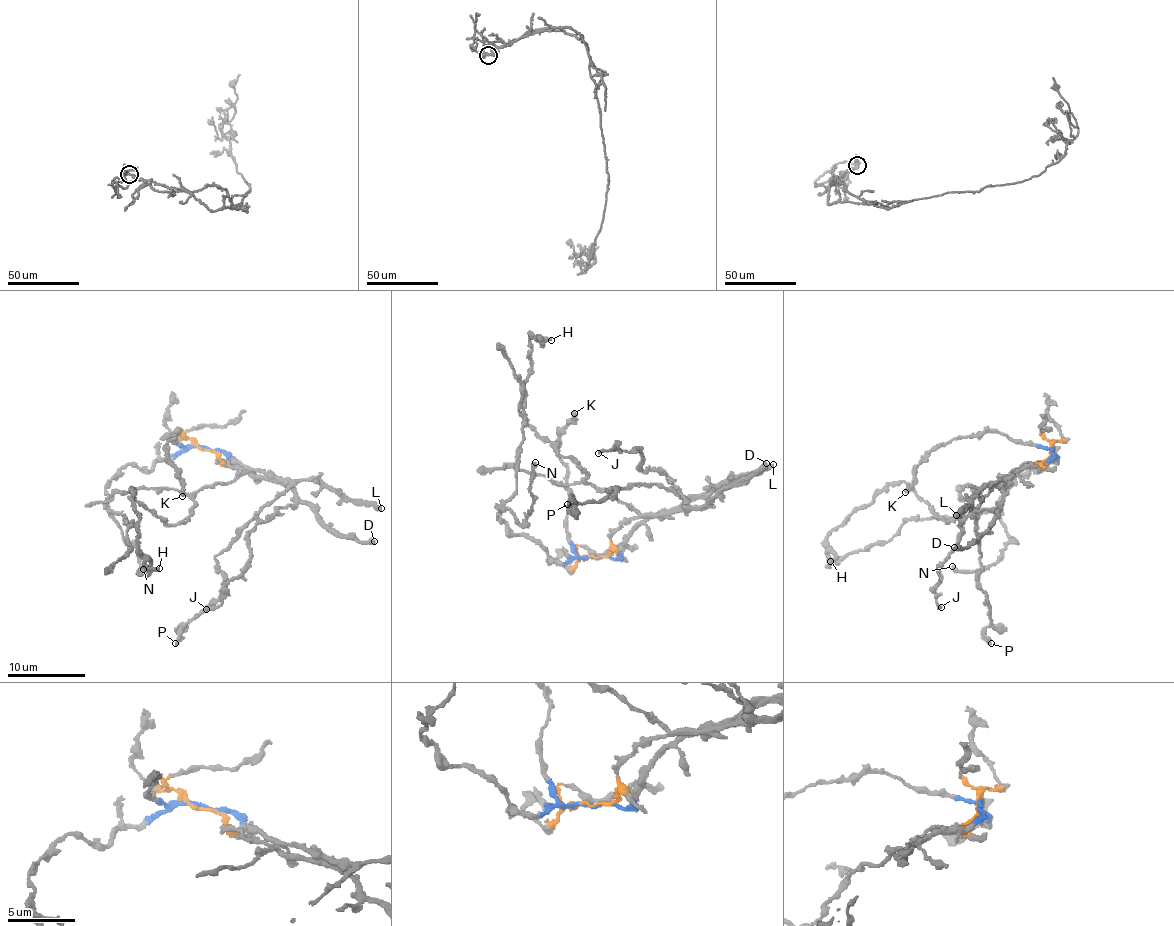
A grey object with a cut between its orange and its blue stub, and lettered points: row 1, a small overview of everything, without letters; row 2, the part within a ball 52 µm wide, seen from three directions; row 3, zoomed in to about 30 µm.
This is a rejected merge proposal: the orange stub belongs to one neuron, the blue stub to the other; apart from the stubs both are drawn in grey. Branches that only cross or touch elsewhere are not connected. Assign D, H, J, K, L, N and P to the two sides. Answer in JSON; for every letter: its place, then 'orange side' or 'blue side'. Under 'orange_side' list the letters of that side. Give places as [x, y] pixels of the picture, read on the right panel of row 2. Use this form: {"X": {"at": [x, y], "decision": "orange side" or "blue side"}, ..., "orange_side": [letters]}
{"D": {"at": [954, 547], "decision": "orange side"}, "H": {"at": [830, 561], "decision": "orange side"}, "J": {"at": [941, 607], "decision": "orange side"}, "K": {"at": [905, 492], "decision": "blue side"}, "L": {"at": [956, 515], "decision": "blue side"}, "N": {"at": [952, 566], "decision": "blue side"}, "P": {"at": [991, 643], "decision": "blue side"}, "orange_side": ["D", "H", "J"]}

